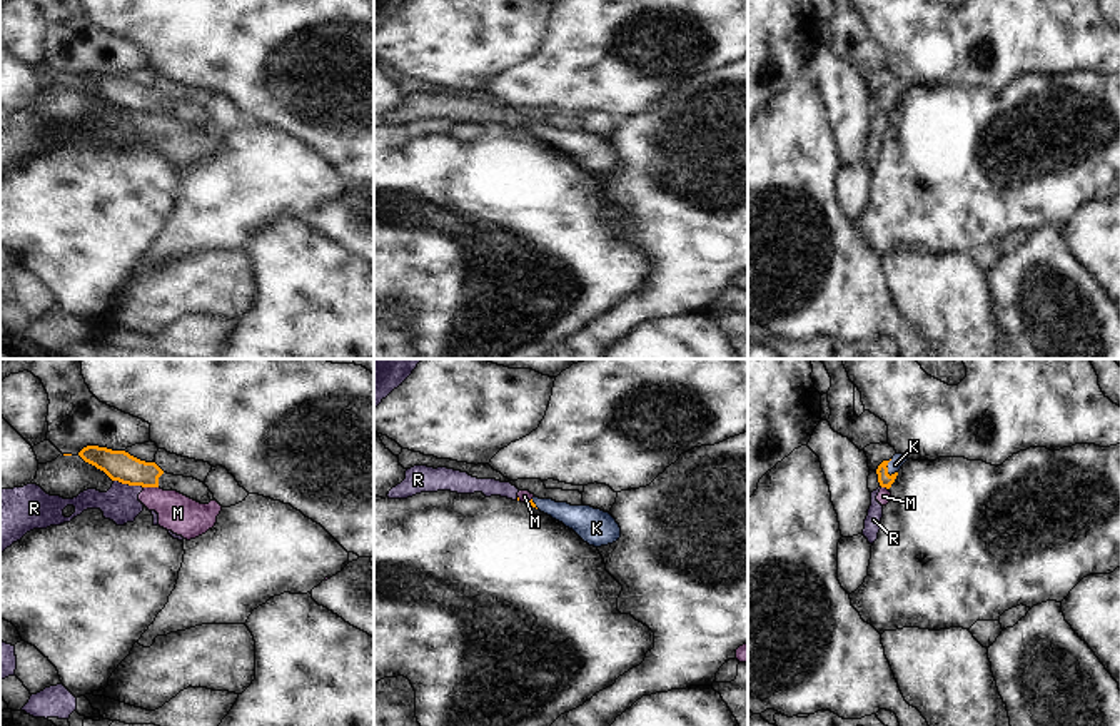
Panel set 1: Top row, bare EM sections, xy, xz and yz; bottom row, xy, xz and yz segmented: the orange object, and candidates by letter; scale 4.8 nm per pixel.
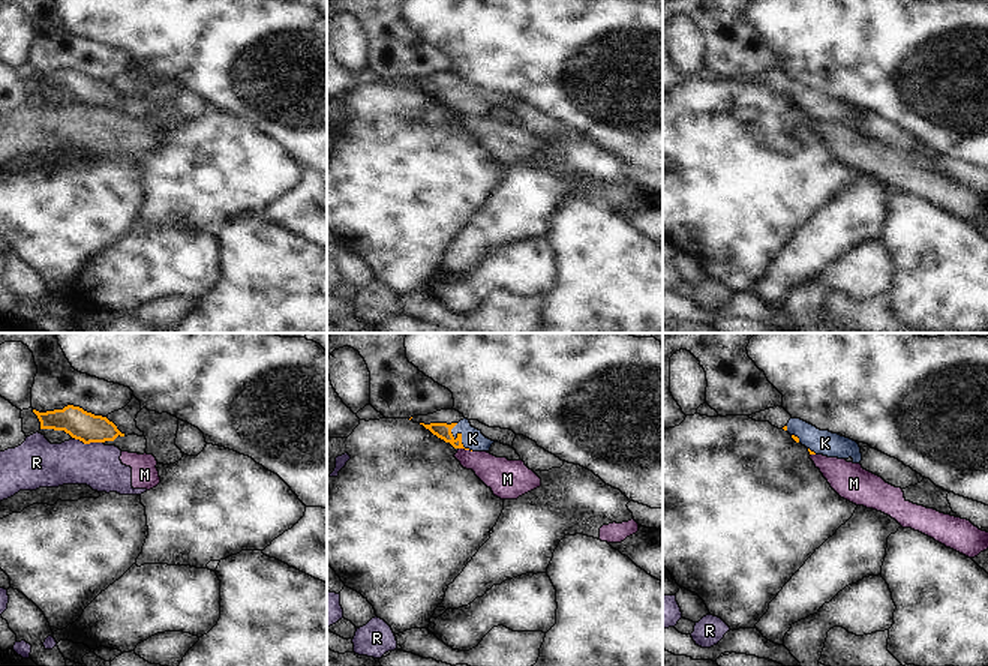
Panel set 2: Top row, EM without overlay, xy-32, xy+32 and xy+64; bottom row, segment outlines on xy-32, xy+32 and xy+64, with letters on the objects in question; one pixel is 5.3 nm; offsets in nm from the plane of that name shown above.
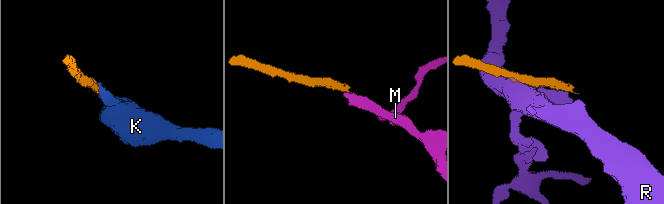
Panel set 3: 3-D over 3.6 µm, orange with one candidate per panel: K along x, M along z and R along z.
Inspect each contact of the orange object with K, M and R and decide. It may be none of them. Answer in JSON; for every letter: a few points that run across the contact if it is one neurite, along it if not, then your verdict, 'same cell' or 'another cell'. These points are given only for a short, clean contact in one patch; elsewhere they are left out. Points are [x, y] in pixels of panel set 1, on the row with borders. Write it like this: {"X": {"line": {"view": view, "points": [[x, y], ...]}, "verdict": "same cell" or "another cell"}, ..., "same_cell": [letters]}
{"K": {"line": {"view": "yz", "points": [[885, 479], [887, 468], [895, 464]]}, "verdict": "same cell"}, "M": {"line": {"view": "xy", "points": [[144, 486], [157, 488]]}, "verdict": "another cell"}, "R": {"verdict": "another cell"}, "same_cell": ["K"]}

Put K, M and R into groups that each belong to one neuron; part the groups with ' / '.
K / M R

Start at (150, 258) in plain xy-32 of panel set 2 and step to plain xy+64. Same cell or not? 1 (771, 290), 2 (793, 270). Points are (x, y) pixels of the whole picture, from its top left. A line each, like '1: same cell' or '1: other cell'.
1: other cell
2: other cell

